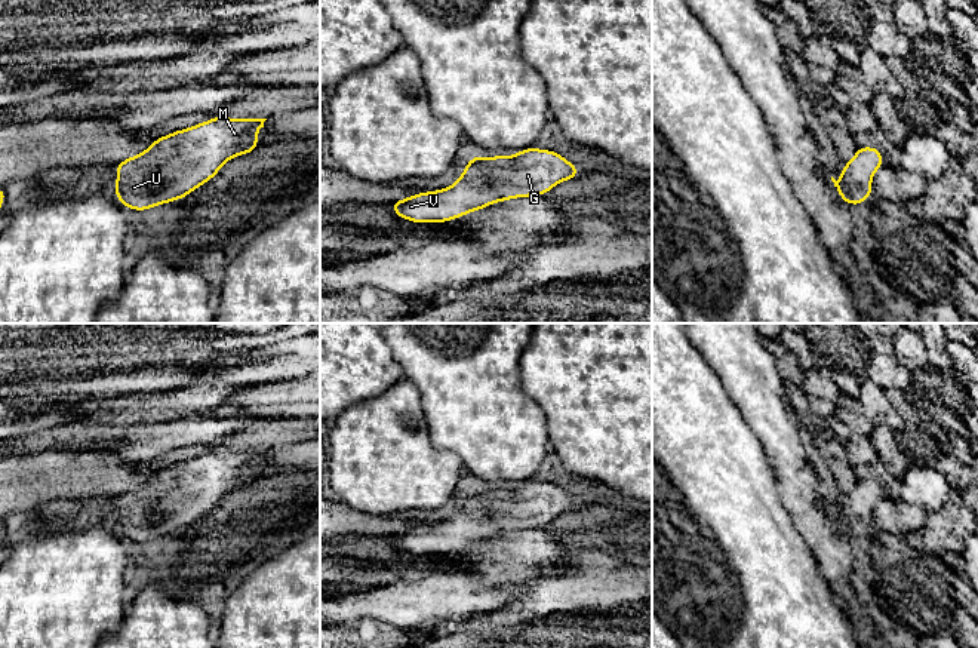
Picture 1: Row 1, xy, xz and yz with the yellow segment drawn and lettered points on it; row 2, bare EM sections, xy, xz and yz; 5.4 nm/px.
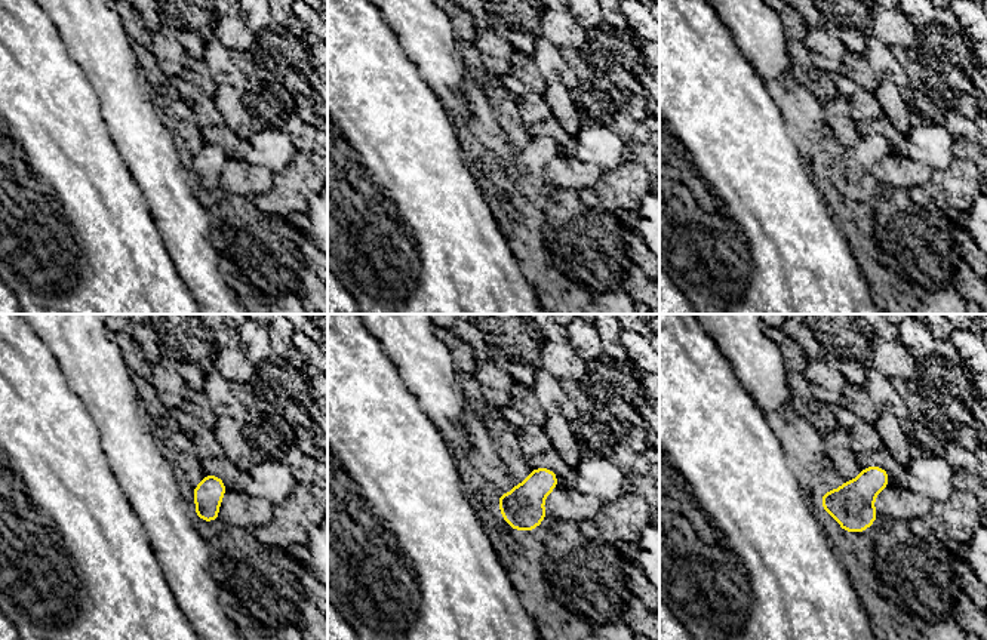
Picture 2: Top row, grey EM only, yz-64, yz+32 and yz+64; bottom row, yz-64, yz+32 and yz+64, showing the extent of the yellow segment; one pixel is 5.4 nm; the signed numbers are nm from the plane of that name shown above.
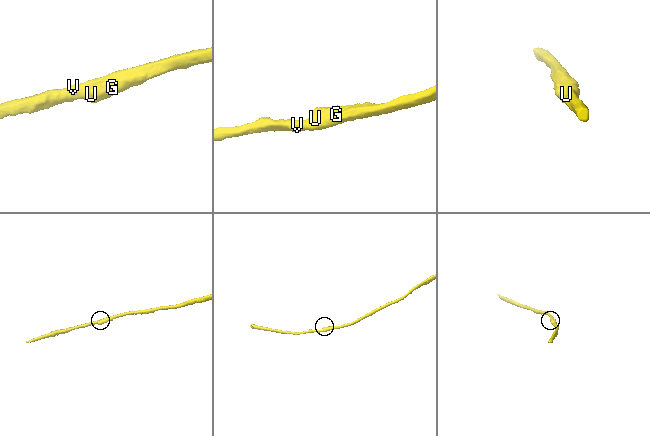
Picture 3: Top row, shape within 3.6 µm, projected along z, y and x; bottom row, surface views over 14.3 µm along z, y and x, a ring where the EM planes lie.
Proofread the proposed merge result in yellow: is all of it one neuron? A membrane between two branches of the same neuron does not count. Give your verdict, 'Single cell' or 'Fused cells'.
Single cell

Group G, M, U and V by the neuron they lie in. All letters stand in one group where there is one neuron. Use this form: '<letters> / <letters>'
G M U V

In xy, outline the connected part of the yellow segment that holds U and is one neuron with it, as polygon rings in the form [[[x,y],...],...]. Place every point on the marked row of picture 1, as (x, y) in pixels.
[[[218,116],[156,138],[147,150],[116,165],[113,191],[120,205],[139,212],[184,199],[228,160],[255,151],[265,120]]]

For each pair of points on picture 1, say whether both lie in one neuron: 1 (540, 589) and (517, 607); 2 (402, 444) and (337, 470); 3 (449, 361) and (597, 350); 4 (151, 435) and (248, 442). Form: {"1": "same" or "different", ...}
{"1": "same", "2": "same", "3": "different", "4": "different"}

